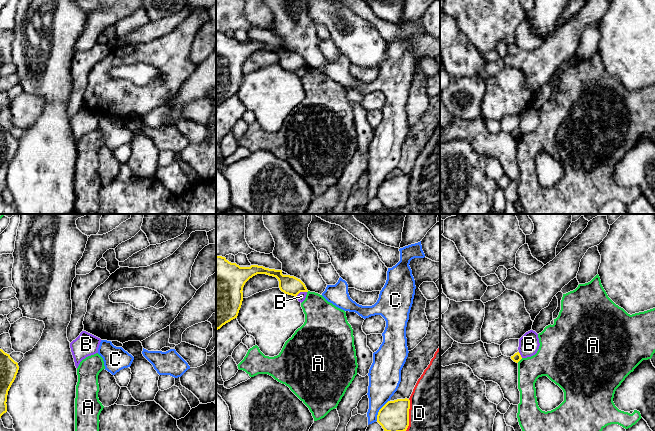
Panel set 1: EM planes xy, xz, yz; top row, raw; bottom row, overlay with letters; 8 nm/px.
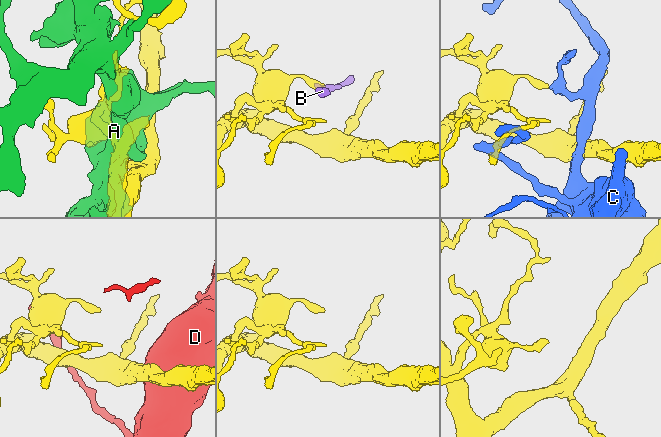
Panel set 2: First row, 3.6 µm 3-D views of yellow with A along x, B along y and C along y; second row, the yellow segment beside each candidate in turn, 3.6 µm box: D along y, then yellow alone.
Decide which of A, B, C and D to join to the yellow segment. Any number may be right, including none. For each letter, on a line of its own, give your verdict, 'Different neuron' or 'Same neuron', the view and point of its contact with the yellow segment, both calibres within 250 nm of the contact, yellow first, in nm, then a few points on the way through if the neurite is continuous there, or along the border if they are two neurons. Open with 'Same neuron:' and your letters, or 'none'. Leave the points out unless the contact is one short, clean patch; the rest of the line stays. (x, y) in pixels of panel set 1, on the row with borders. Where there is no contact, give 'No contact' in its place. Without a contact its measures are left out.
Same neuron: none
A: Different neuron. Touches yellow at yz (519, 360). Thickness 70 nm (yellow) against 260 nm
B: Different neuron. Touches yellow at xz (300, 291). Thickness 150 nm (yellow) against 70 nm. Boundary: xz (306, 291), (300, 291), (295, 296)
C: Different neuron. Touches yellow at xz (379, 410). Thickness 240 nm (yellow) against 240 nm. Boundary: xz (389, 400), (379, 410), (376, 420)
D: Different neuron. Touches yellow at xz (408, 415). Thickness 240 nm (yellow) against 440 nm

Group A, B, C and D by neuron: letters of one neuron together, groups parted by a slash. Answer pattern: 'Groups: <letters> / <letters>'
Groups: A / B / C / D

